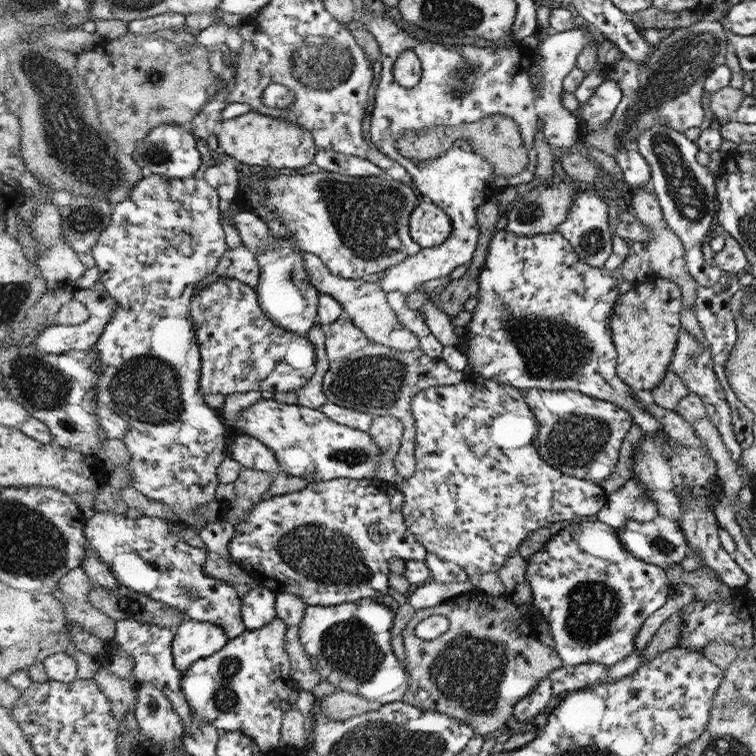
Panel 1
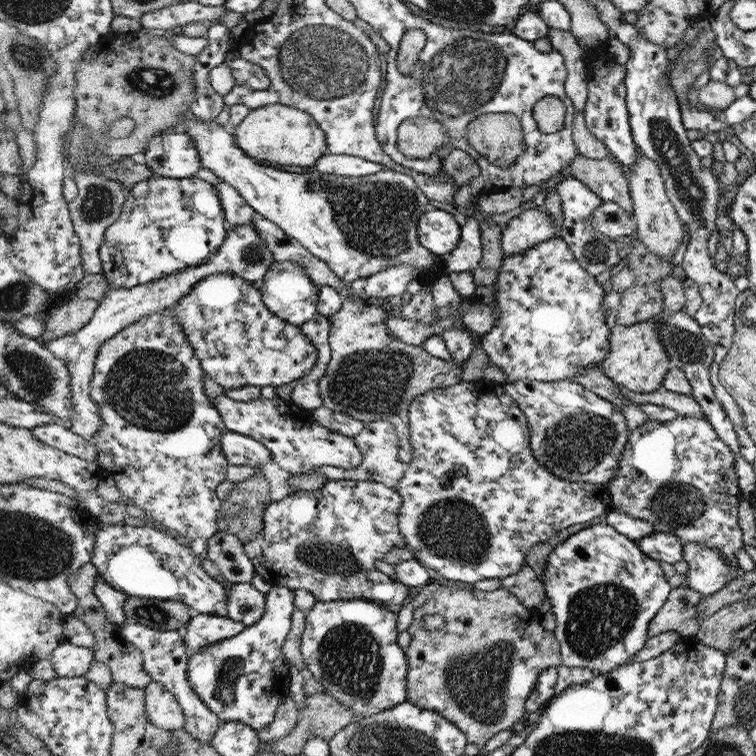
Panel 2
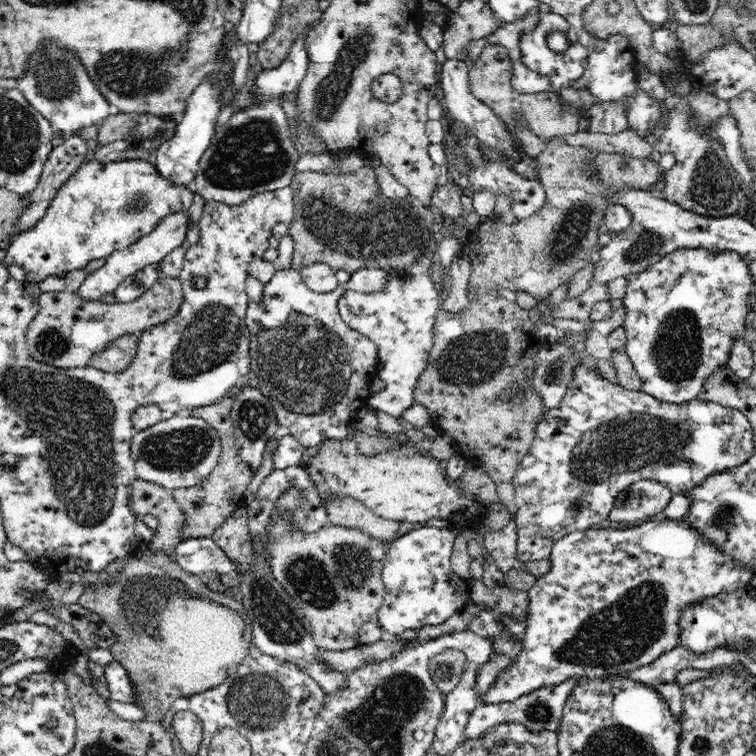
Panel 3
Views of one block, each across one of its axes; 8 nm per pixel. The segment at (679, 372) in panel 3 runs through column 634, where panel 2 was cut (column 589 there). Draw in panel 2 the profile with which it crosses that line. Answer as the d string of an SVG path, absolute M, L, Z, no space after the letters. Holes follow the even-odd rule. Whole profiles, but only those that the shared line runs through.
M554 237L543 243L538 243L536 246L529 248L521 253L512 253L511 255L505 255L502 261L501 271L495 280L496 285L496 302L495 302L495 320L494 325L486 334L481 336L482 349L489 356L489 361L498 366L500 370L503 370L508 375L508 383L519 382L519 380L537 380L538 382L559 382L559 380L575 380L575 376L583 370L589 370L593 366L600 366L601 362L608 358L610 350L610 330L604 322L604 306L602 306L602 300L604 300L604 287L602 286L602 280L597 279L592 273L589 273L587 269L580 264L579 259L571 251L571 247L567 242L560 238Z

